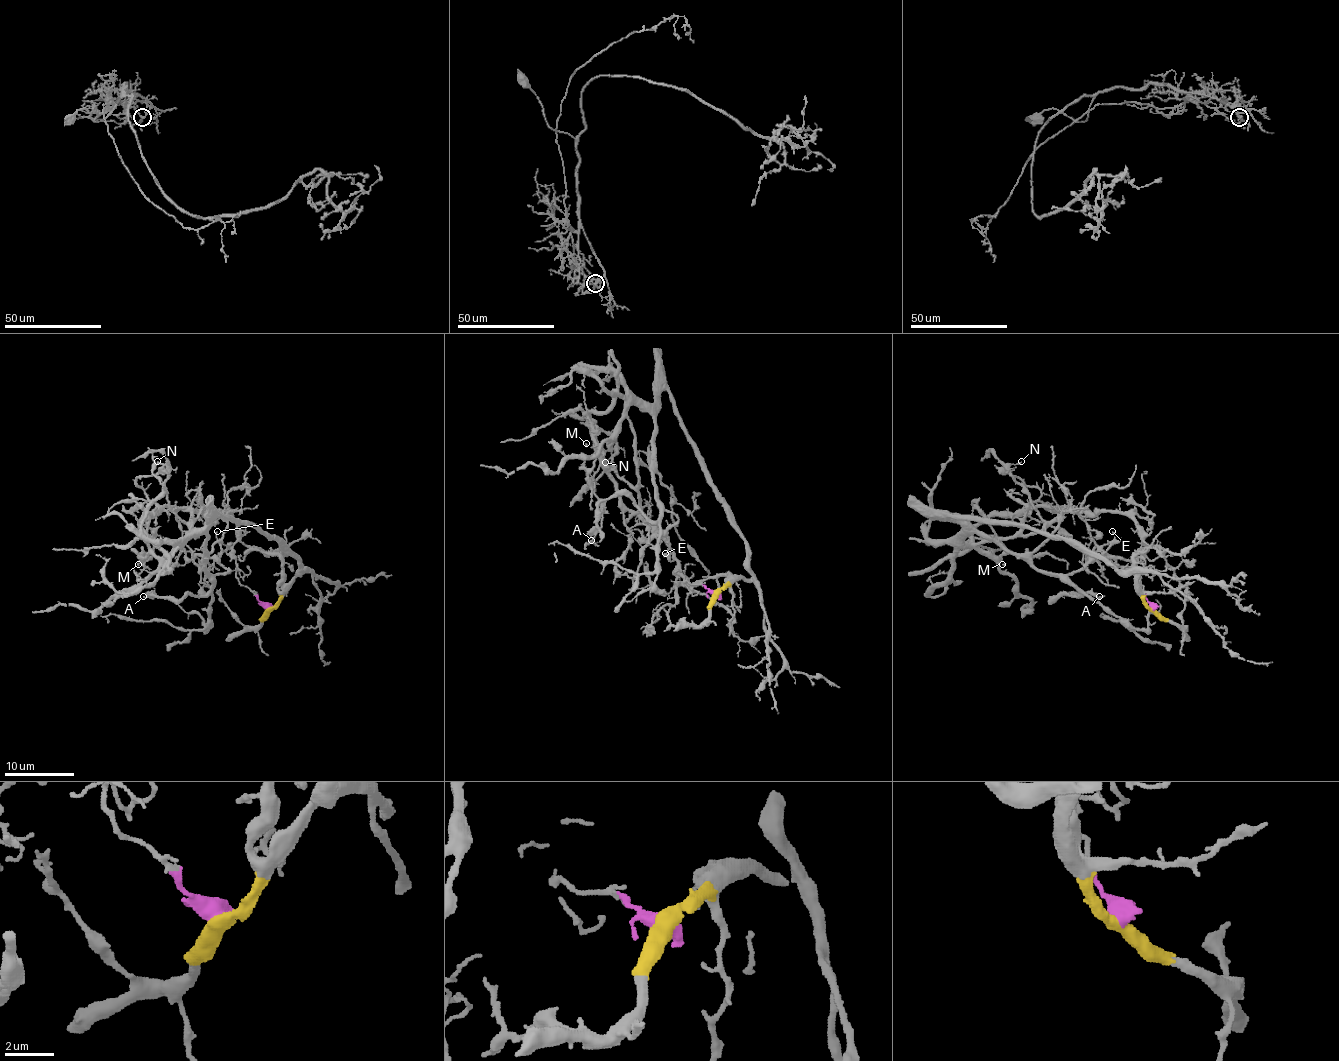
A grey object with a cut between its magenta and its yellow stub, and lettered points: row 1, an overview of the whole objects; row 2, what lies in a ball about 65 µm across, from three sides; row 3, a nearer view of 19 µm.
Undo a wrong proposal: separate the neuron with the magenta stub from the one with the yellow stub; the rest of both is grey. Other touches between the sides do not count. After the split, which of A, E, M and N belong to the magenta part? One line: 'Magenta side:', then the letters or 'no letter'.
Magenta side: no letter

